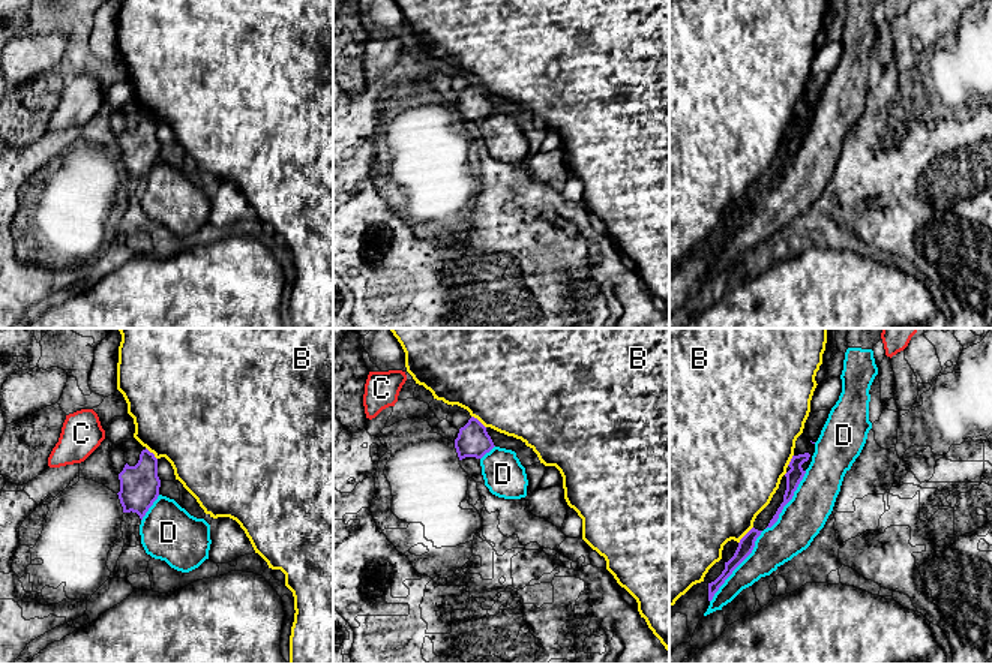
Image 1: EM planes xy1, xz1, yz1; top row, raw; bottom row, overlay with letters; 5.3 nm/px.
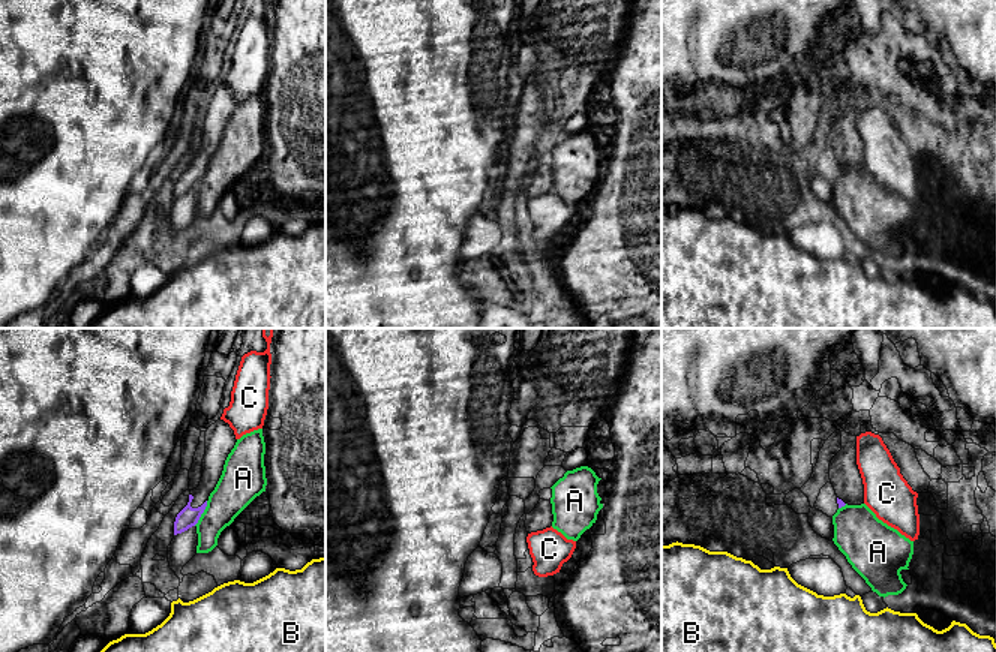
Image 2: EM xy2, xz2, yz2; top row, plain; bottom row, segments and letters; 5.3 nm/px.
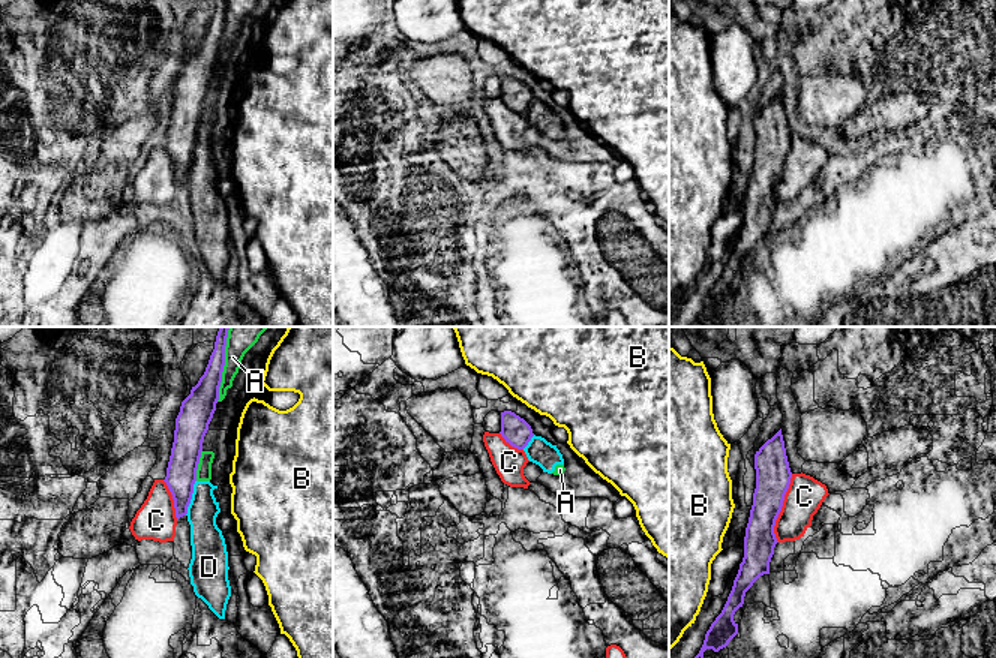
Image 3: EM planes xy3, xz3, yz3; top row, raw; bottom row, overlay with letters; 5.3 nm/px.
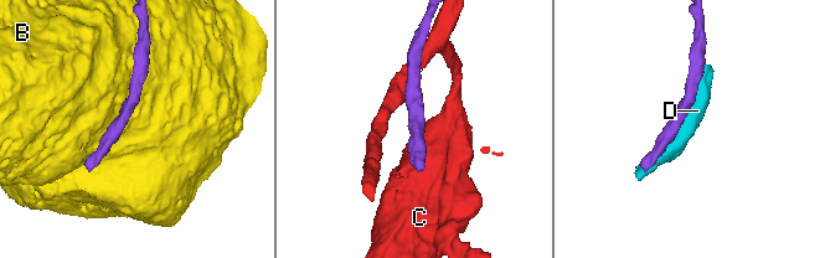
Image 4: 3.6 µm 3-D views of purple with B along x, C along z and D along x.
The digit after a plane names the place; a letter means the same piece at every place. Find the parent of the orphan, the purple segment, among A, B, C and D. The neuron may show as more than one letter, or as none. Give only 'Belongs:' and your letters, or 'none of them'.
Belongs: none of them

